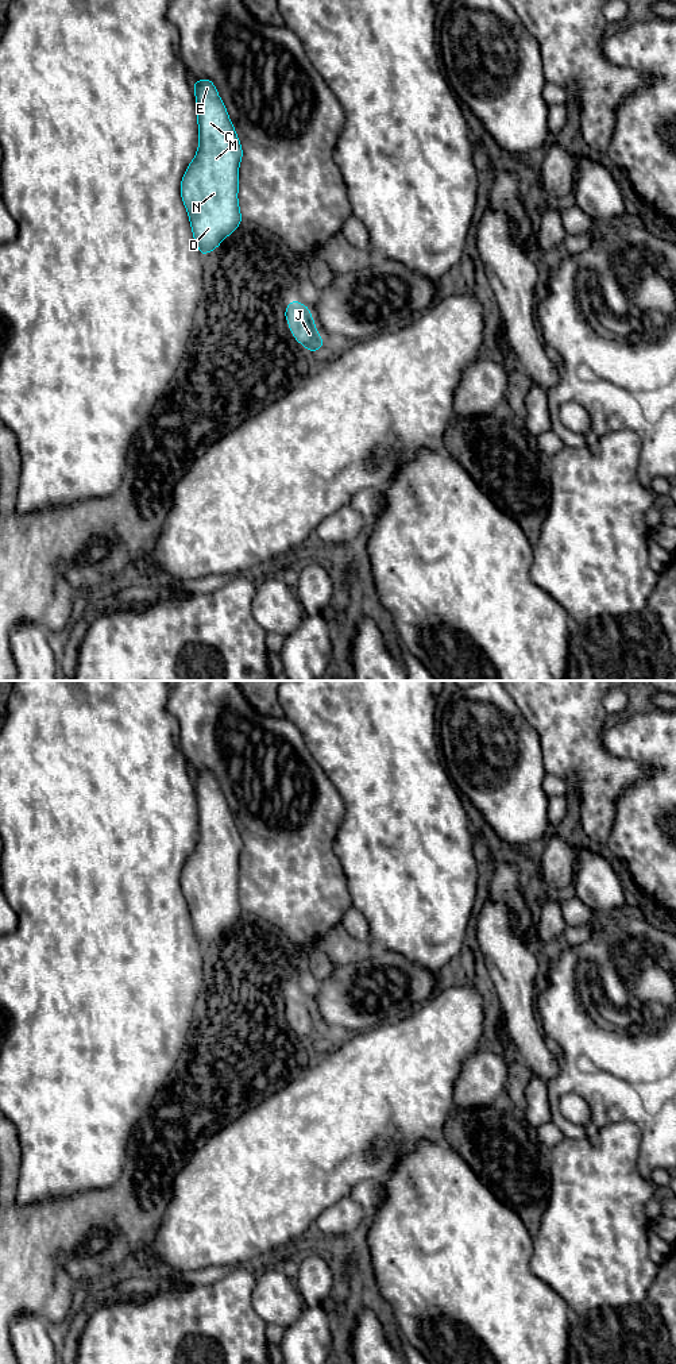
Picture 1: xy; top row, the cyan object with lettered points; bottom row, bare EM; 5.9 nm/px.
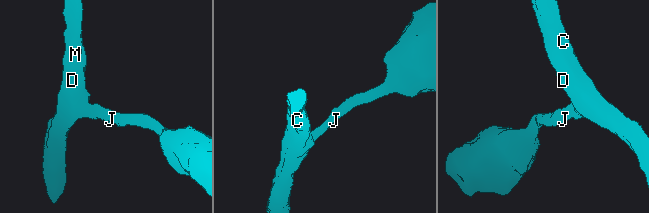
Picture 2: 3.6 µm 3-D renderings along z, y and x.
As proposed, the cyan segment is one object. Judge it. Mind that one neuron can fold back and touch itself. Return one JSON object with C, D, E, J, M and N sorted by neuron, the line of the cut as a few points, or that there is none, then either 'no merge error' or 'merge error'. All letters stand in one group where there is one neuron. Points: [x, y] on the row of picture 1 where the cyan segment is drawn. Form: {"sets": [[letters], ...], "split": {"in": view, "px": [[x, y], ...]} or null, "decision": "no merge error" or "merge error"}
{"sets": [["C", "D", "E", "J", "M", "N"]], "split": null, "decision": "no merge error"}

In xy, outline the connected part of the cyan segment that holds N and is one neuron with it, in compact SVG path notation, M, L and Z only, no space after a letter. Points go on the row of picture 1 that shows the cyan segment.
M201 78L193 88L197 103L198 149L184 173L181 197L189 215L194 242L204 255L217 248L243 220L237 200L243 149L215 84Z

